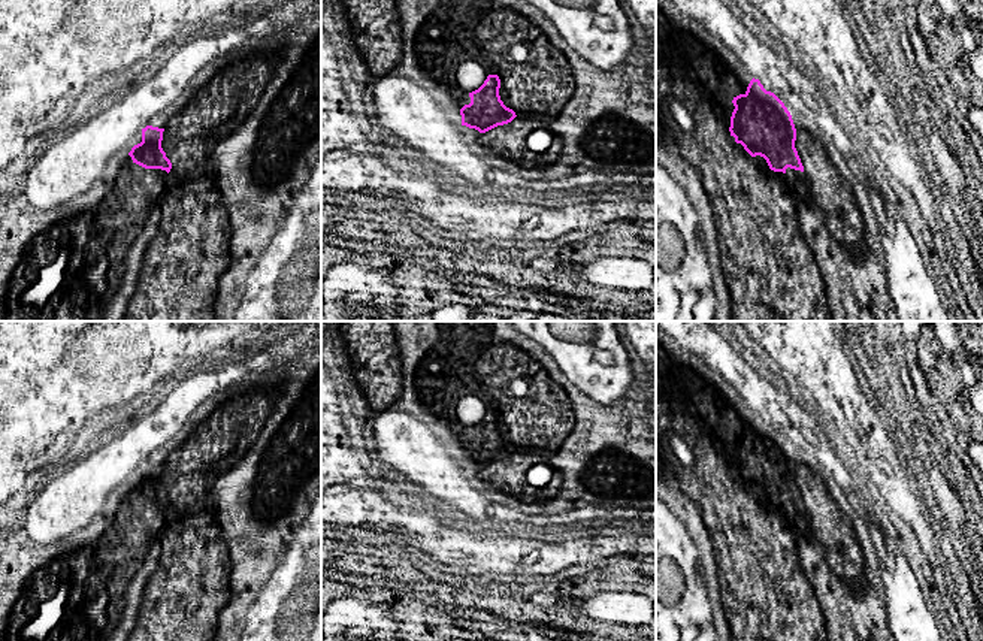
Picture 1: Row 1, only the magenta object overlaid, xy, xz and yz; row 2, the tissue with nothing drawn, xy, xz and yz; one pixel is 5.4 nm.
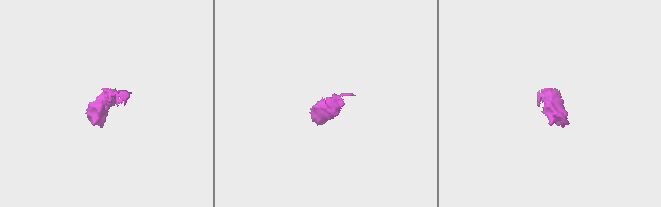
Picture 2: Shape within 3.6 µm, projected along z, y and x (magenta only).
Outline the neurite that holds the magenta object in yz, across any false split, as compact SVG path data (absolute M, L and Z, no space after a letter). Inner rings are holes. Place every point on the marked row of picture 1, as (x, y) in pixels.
M751 79L747 91L734 97L731 136L751 155L760 155L774 172L786 169L804 172L795 148L796 128L784 103L766 91L759 79Z

